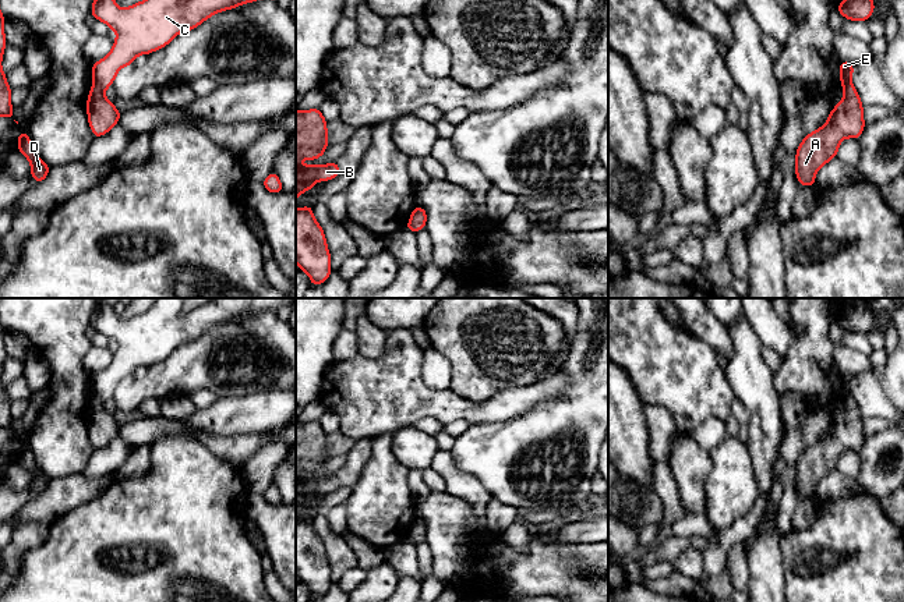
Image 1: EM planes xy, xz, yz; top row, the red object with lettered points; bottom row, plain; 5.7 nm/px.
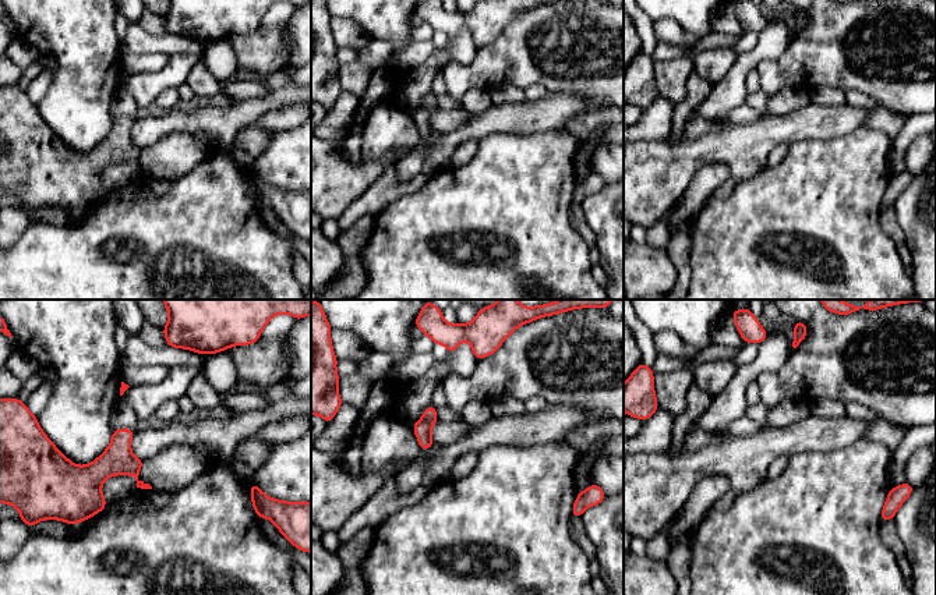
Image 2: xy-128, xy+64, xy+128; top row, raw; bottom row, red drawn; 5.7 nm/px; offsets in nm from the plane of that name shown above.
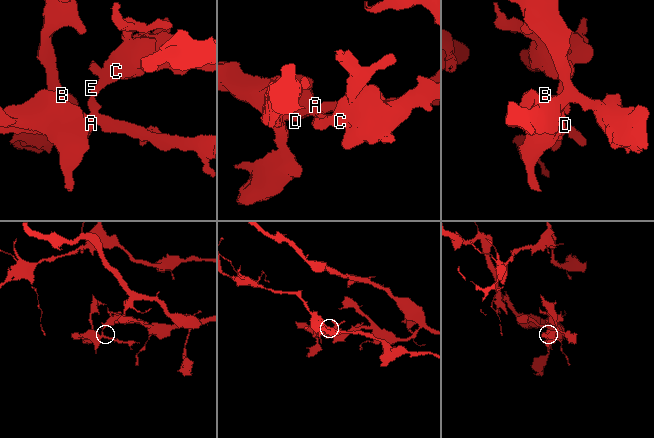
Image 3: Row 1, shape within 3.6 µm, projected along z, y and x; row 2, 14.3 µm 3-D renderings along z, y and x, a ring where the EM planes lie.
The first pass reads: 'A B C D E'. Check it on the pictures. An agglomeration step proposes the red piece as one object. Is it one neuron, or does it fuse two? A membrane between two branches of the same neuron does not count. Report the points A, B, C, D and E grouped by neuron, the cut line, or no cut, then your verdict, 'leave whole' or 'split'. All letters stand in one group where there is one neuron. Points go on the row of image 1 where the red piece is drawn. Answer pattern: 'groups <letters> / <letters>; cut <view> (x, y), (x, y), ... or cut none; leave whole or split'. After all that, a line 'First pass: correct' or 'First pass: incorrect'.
groups A B D / C E; cut xy (95, 82), (103, 89); split
First pass: incorrect

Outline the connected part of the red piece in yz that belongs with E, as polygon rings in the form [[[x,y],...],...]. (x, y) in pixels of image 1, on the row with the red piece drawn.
[[[840,61],[840,77],[841,77],[841,86],[845,88],[851,84],[852,79],[854,64],[850,61]]]

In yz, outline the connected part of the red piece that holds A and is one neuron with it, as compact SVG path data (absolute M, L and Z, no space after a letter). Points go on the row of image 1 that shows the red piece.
M852 84L844 88L843 100L834 106L823 127L806 134L795 155L799 185L813 188L818 170L837 156L844 138L858 139L864 132L864 107Z

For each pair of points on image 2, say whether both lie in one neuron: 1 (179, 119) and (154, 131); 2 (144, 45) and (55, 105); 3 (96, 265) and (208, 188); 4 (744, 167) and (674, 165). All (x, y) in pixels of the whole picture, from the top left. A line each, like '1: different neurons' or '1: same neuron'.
1: same neuron
2: different neurons
3: same neuron
4: same neuron

